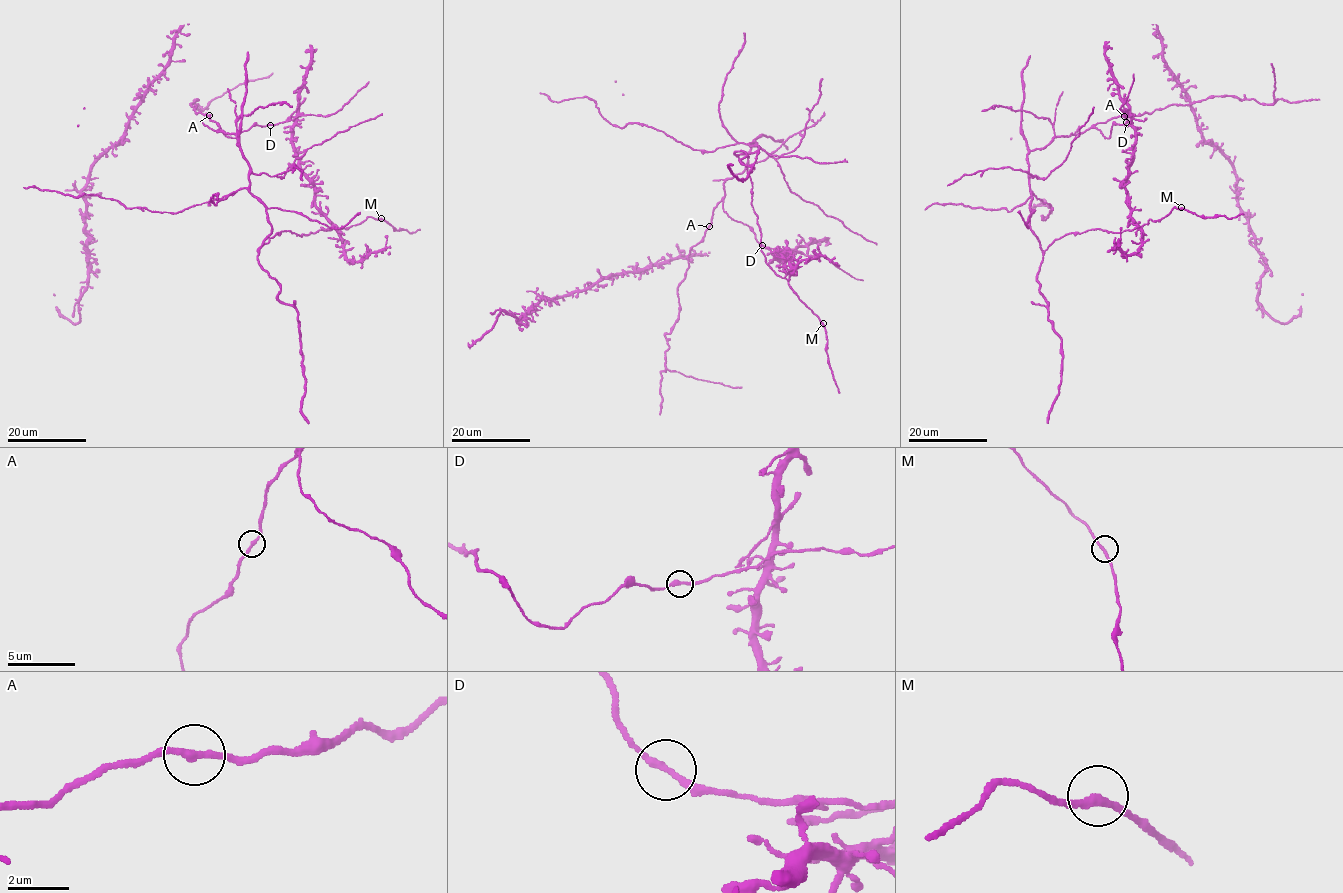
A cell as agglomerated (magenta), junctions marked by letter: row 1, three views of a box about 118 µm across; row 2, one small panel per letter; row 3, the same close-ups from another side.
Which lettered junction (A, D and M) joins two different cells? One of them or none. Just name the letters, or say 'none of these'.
none of these

